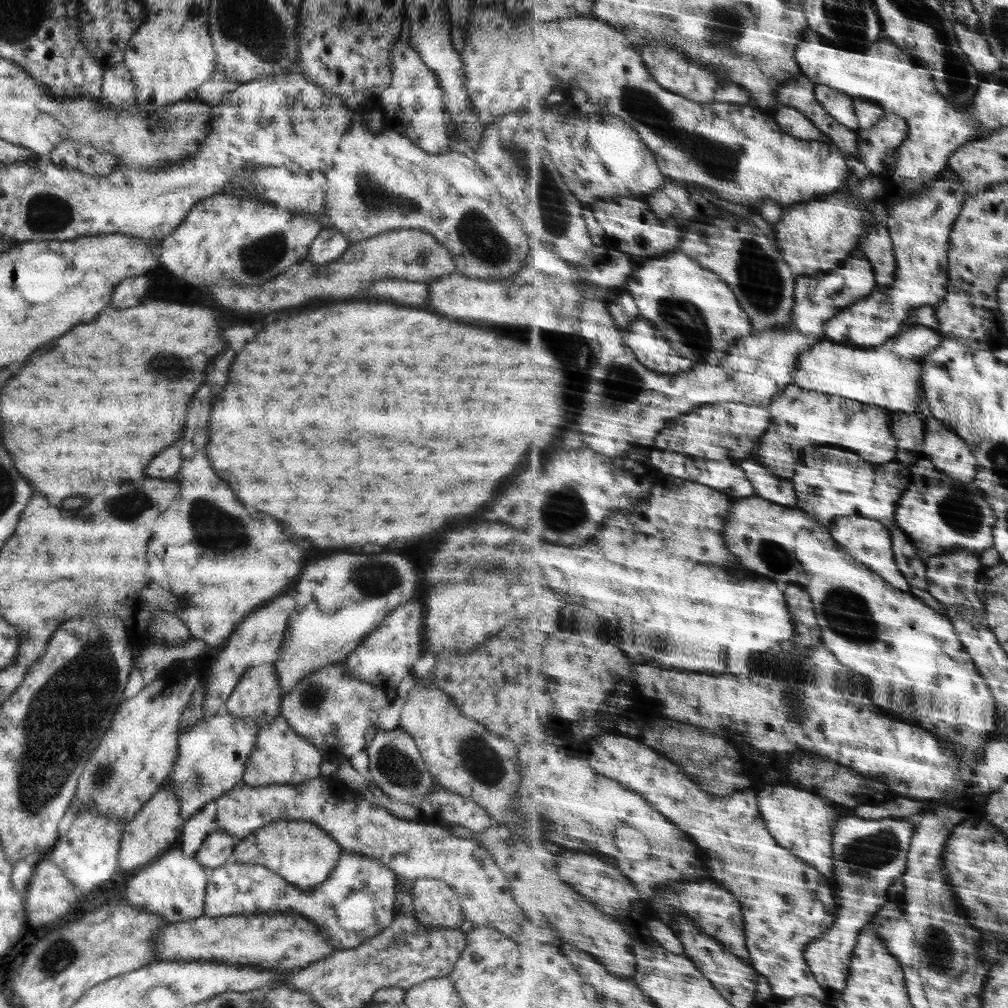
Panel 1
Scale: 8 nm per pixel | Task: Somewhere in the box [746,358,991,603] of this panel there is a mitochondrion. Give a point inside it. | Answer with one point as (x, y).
(963, 512)

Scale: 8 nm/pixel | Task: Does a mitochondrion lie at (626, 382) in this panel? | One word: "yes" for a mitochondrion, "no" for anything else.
yes

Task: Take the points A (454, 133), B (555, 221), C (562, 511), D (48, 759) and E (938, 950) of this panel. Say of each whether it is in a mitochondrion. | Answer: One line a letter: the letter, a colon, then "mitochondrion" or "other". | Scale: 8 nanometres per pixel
A: other
B: mitochondrion
C: mitochondrion
D: mitochondrion
E: mitochondrion

